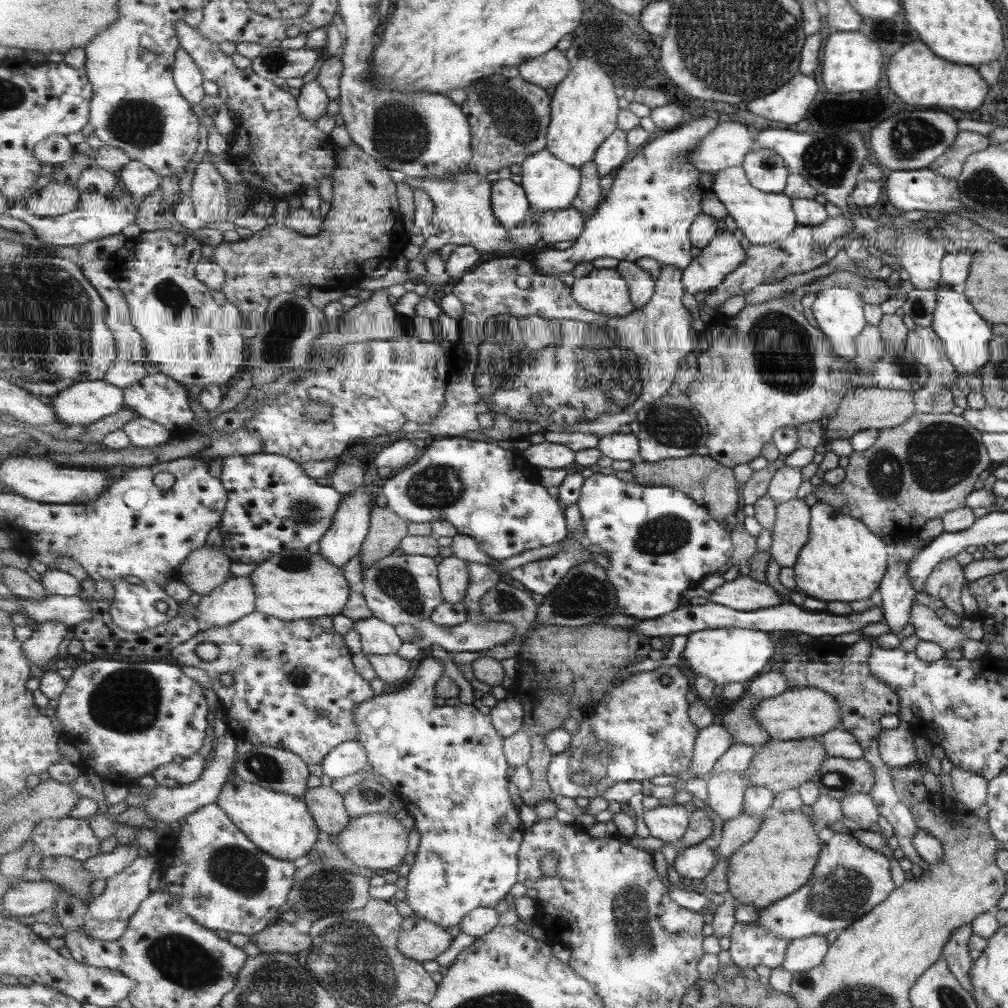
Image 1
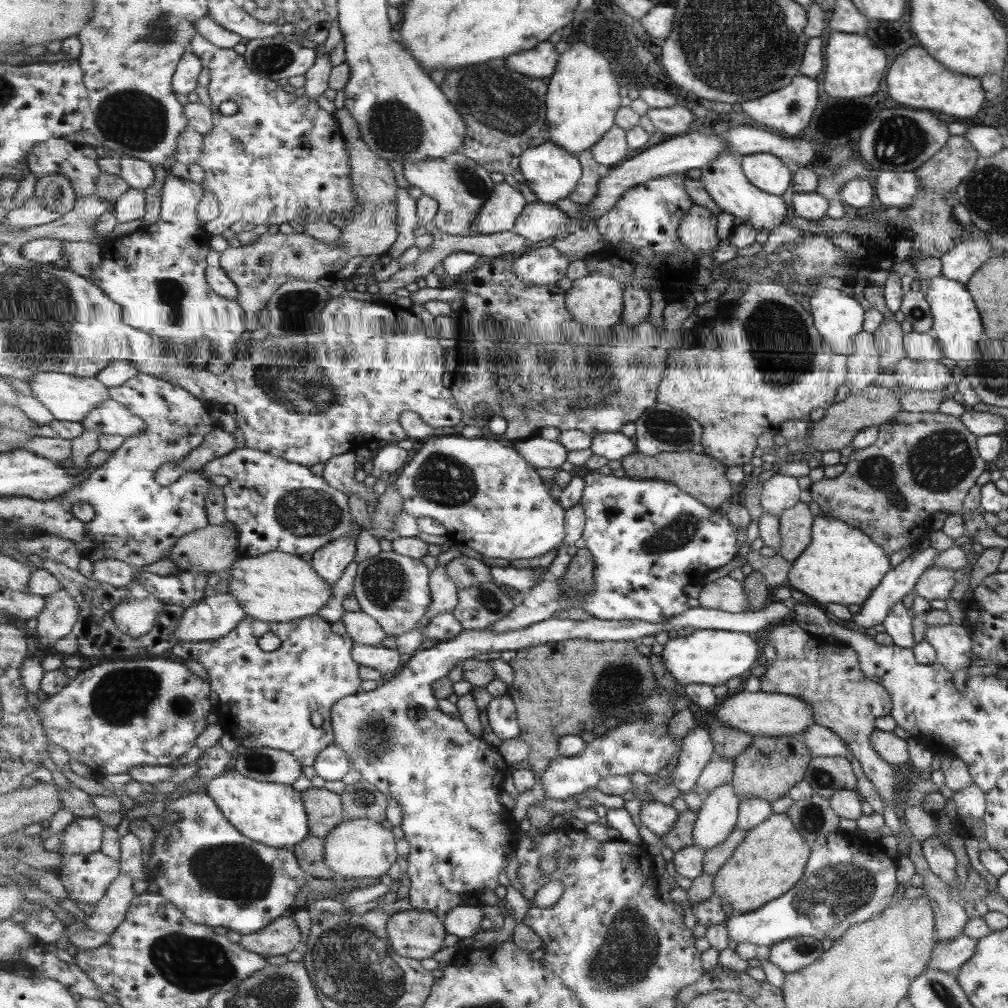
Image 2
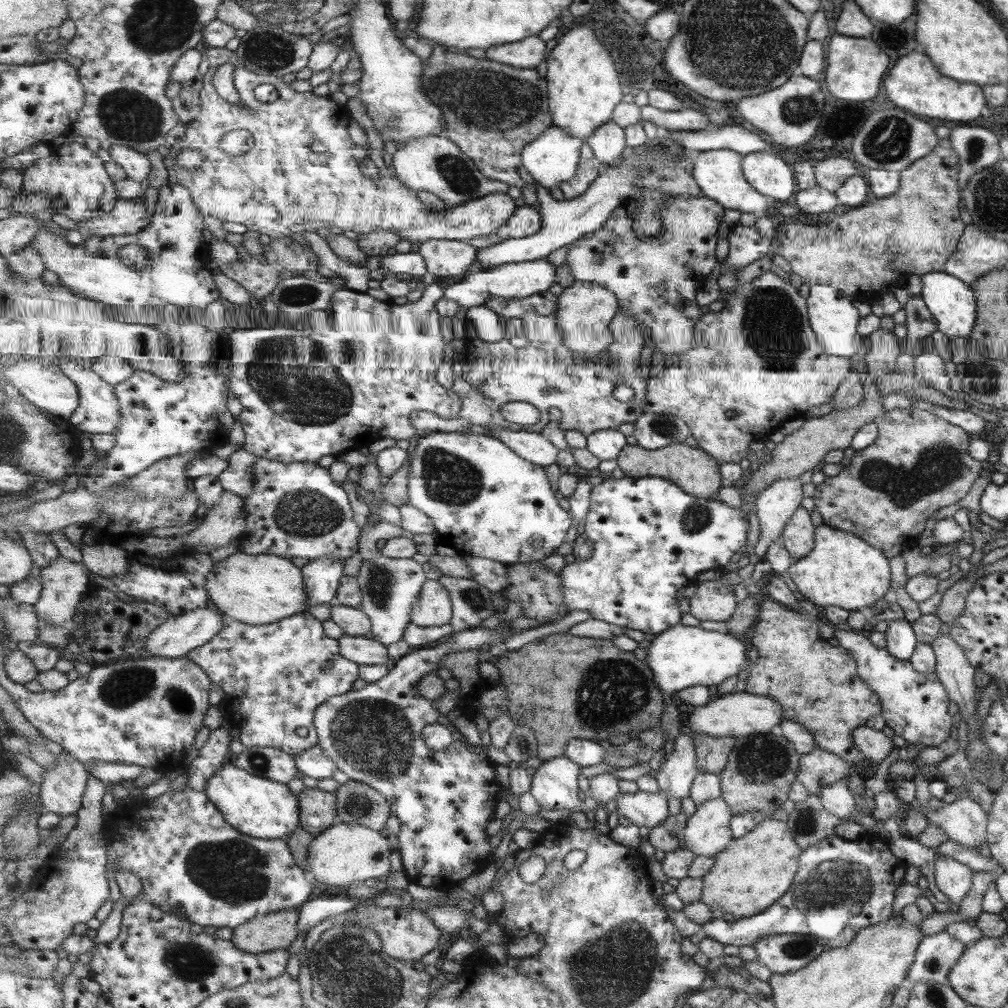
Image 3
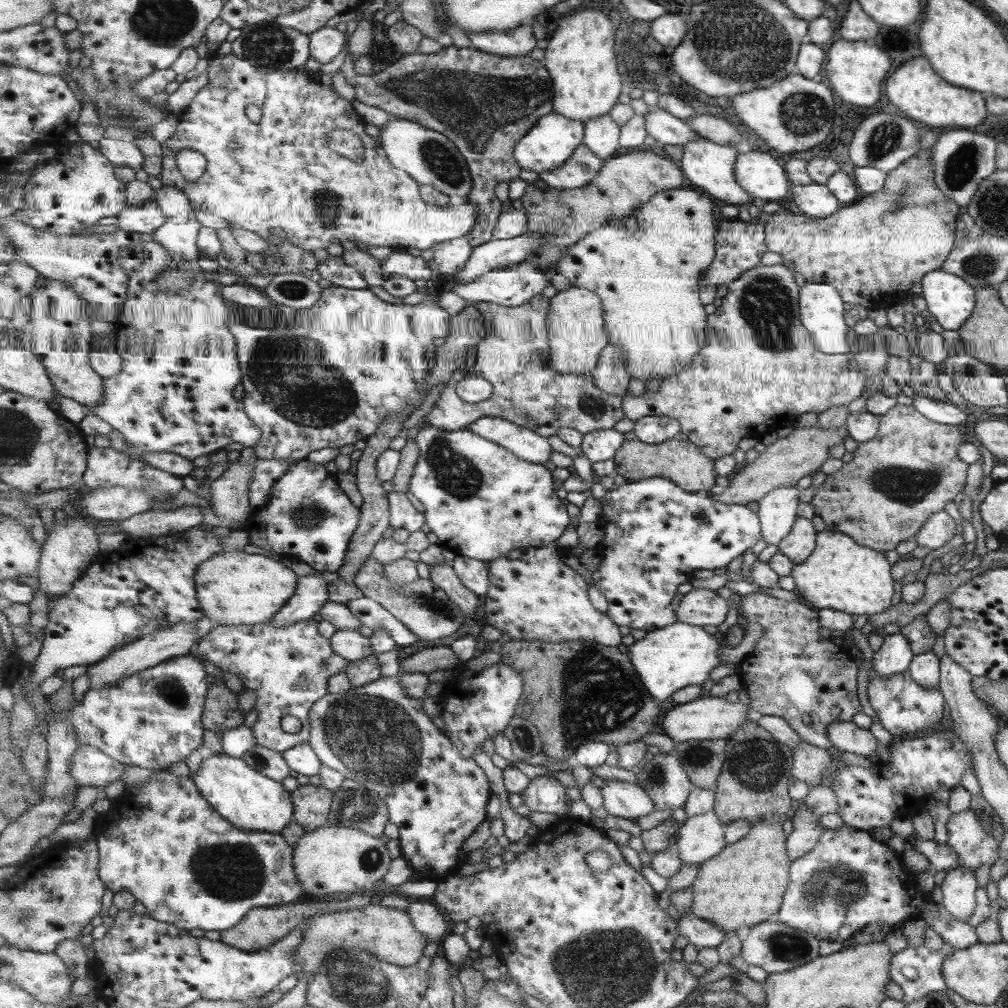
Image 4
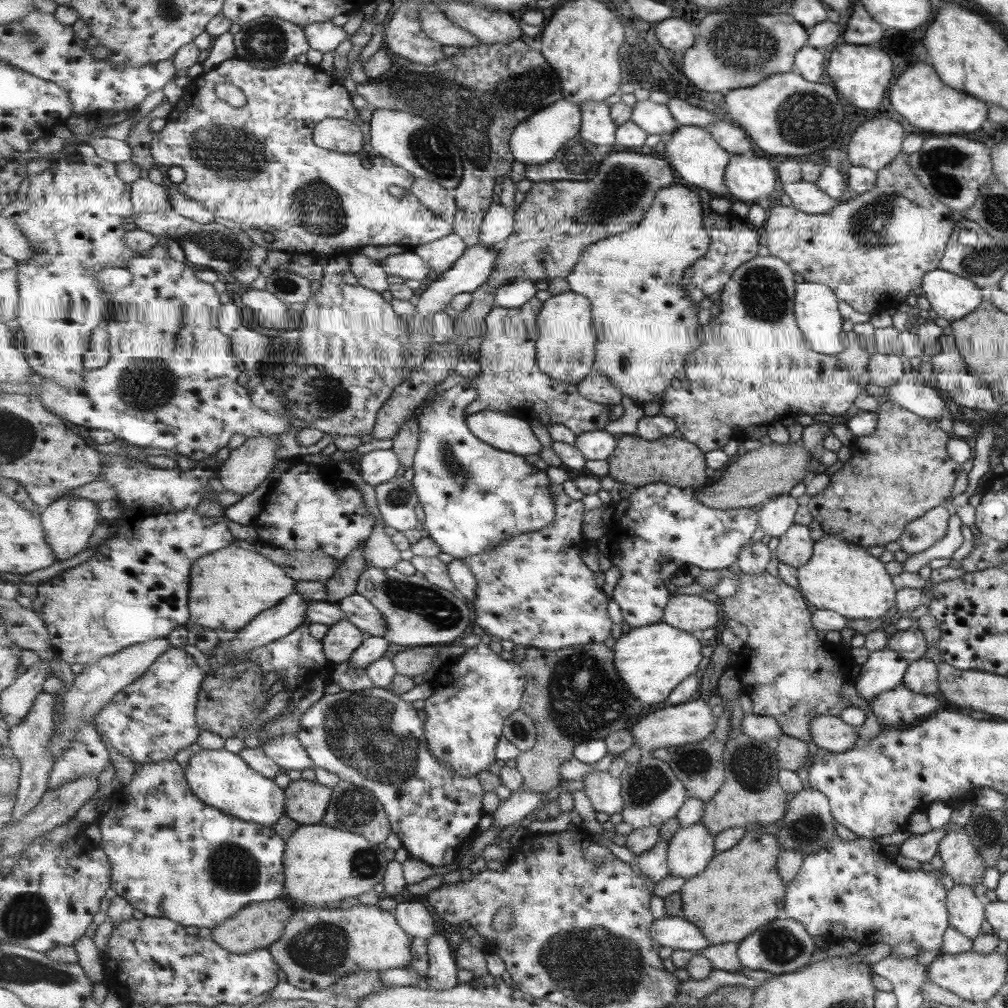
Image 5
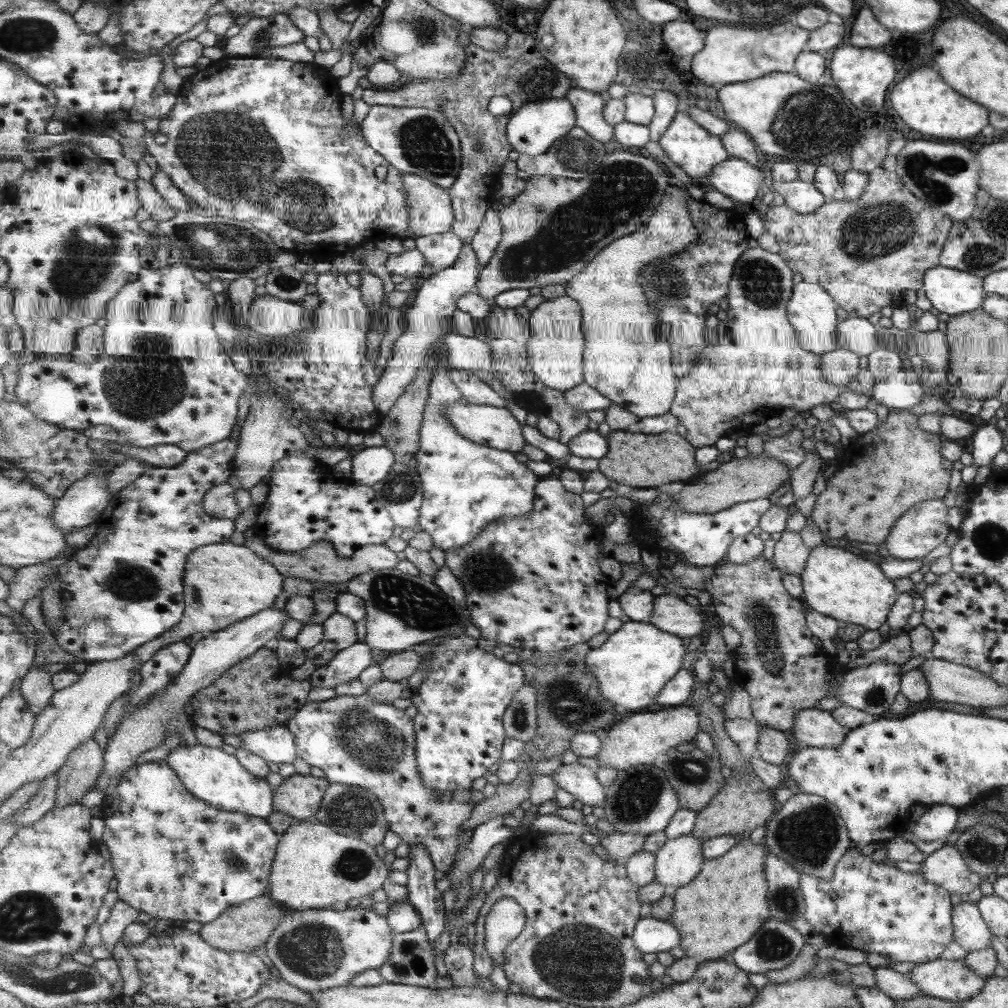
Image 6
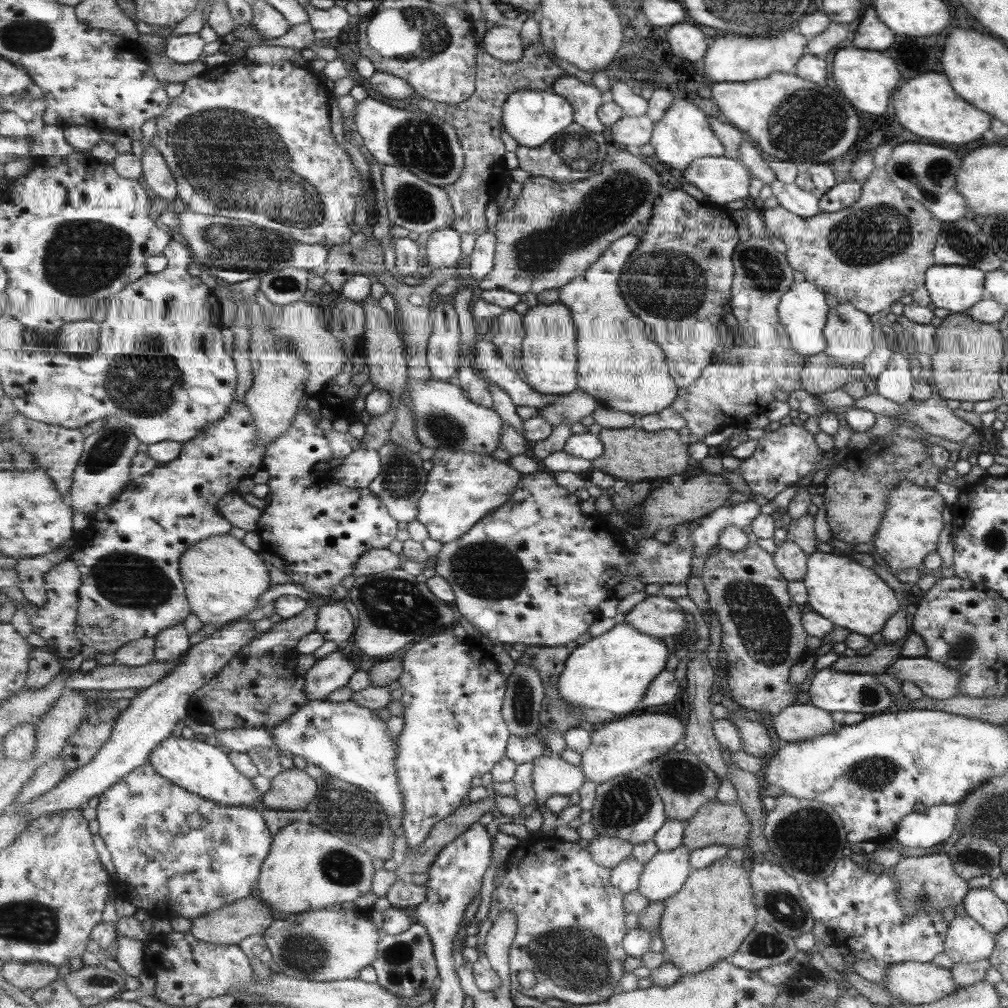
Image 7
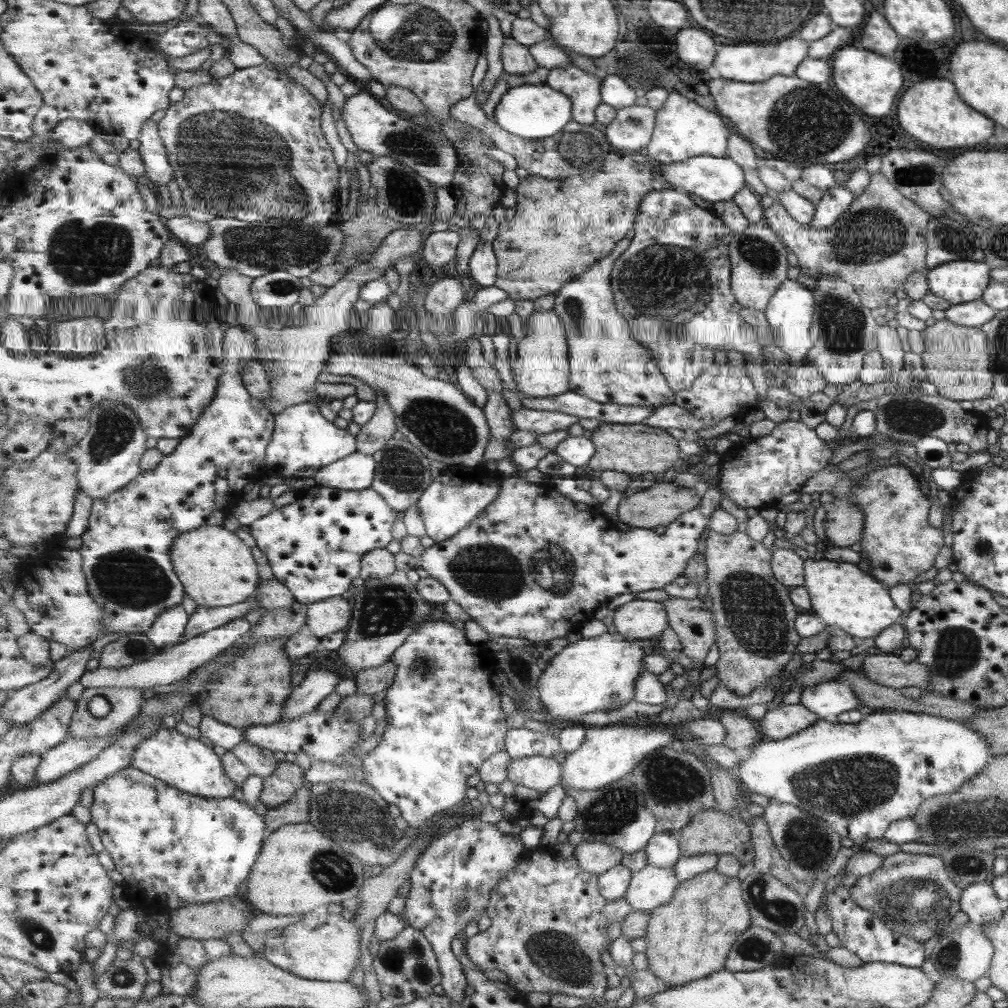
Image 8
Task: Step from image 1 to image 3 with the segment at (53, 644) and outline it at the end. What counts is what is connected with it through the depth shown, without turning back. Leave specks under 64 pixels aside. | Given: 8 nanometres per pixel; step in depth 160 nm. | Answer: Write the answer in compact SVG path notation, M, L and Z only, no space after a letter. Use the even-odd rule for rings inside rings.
M61 555L53 559L46 567L41 568L39 577L42 580L43 592L40 601L35 605L41 620L52 625L71 621L76 606L83 600L85 592L90 588L92 581L89 579L89 572L90 568L85 562L77 563Z

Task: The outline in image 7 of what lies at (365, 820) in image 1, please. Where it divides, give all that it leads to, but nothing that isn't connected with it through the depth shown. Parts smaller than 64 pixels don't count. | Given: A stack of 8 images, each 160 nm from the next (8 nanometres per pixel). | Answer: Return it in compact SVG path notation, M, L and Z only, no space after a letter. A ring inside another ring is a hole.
M295 822L283 828L279 834L273 835L273 843L262 866L256 895L272 909L291 915L308 910L334 908L343 902L353 902L364 894L372 893L375 876L372 860L373 857L366 850L327 832L326 829L314 826L313 823Z

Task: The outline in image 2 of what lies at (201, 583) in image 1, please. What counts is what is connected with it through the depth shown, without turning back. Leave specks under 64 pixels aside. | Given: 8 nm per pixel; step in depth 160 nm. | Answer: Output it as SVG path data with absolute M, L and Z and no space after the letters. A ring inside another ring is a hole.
M227 520L223 525L211 525L201 530L190 532L182 536L168 558L179 568L179 570L196 572L200 575L209 575L217 572L222 576L224 570L230 569L240 555L238 552L240 538L238 528Z

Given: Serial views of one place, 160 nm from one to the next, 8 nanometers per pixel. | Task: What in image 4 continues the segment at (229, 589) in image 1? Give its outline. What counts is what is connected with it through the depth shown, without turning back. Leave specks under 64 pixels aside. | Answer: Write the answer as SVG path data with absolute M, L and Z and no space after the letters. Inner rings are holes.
M195 621L191 624L176 624L169 625L167 628L162 627L157 632L146 634L143 638L137 639L137 642L117 648L105 659L97 664L90 665L87 668L86 674L90 678L90 690L103 688L104 686L114 686L119 680L129 678L142 670L153 668L163 661L169 660L170 657L189 655L189 650L193 649L195 643Z

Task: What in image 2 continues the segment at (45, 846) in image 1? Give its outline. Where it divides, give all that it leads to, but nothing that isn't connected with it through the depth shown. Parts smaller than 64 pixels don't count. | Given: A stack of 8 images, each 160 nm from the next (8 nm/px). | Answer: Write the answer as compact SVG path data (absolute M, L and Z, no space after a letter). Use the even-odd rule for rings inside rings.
M76 817L61 833L61 854L78 855L99 852L105 826L98 818Z

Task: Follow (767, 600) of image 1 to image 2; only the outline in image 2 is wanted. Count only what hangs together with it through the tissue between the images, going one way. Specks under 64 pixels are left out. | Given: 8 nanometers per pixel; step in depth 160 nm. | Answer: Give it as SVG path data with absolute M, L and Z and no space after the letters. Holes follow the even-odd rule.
M728 575L702 585L698 600L703 608L724 610L733 614L749 609L744 583Z

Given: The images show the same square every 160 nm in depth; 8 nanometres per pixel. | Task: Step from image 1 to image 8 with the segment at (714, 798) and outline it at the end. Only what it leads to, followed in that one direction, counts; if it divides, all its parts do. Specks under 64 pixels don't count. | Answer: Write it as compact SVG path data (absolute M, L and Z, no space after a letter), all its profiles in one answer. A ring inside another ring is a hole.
M647 864L637 873L627 892L627 902L635 912L652 912L669 904L677 892L681 881L674 867L657 868Z

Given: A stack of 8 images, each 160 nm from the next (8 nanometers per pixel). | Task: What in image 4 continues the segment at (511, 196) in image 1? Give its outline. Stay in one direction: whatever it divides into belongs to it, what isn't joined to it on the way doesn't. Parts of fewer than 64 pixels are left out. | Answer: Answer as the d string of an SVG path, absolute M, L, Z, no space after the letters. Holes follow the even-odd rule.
M233 54L212 55L207 76L209 84L197 93L188 110L181 114L176 133L162 144L164 161L159 177L163 184L186 192L195 210L219 215L229 221L231 228L256 232L277 247L282 246L285 240L271 235L271 230L280 228L291 244L306 252L326 249L345 240L369 247L413 247L424 251L436 244L466 236L473 230L478 221L478 210L474 204L469 204L466 199L459 206L440 207L425 202L420 184L408 172L395 168L382 145L365 132L366 121L356 111L354 103L345 100L332 85L315 82L306 69L265 75L258 72L249 60ZM247 104L260 107L260 121L251 122L245 114ZM335 129L352 130L363 139L366 153L360 163L341 156L326 145L328 132ZM231 142L239 144L237 152L229 148ZM185 149L197 150L207 158L205 174L197 180L185 178L179 168L177 155Z

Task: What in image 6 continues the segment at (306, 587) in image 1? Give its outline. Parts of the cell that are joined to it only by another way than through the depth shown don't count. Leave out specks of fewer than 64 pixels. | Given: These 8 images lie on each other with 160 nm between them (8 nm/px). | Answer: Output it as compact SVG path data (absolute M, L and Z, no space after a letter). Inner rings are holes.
M230 541L197 548L187 559L185 573L186 611L182 622L132 652L141 664L151 660L158 650L172 642L190 637L195 632L206 635L229 628L232 624L269 608L275 598L285 591L285 576L271 561L245 545L237 546Z

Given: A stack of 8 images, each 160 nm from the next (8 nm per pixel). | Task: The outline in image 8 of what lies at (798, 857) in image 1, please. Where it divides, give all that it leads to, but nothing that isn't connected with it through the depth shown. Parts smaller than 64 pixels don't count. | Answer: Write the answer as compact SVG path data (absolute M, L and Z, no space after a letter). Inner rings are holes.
M713 869L681 882L674 899L651 912L645 936L645 952L649 957L648 969L664 982L667 989L707 978L726 968L733 944L753 924L749 905L743 899L742 884L739 878L729 878Z

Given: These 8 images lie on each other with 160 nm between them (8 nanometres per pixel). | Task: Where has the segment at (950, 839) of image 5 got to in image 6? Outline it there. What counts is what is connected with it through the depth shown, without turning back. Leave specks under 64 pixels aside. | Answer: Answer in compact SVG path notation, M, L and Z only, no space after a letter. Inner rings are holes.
M945 845L925 856L916 872L923 881L943 888L951 894L965 897L974 888L979 888L981 878L971 872L953 845Z

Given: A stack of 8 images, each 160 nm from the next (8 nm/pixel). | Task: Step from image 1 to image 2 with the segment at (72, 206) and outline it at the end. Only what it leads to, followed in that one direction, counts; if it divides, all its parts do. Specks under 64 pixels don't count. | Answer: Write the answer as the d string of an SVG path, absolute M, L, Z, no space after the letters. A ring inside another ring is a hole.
M33 195L25 201L23 206L9 210L3 223L7 228L19 230L49 224L61 216L58 212L49 210L40 202L38 196Z

